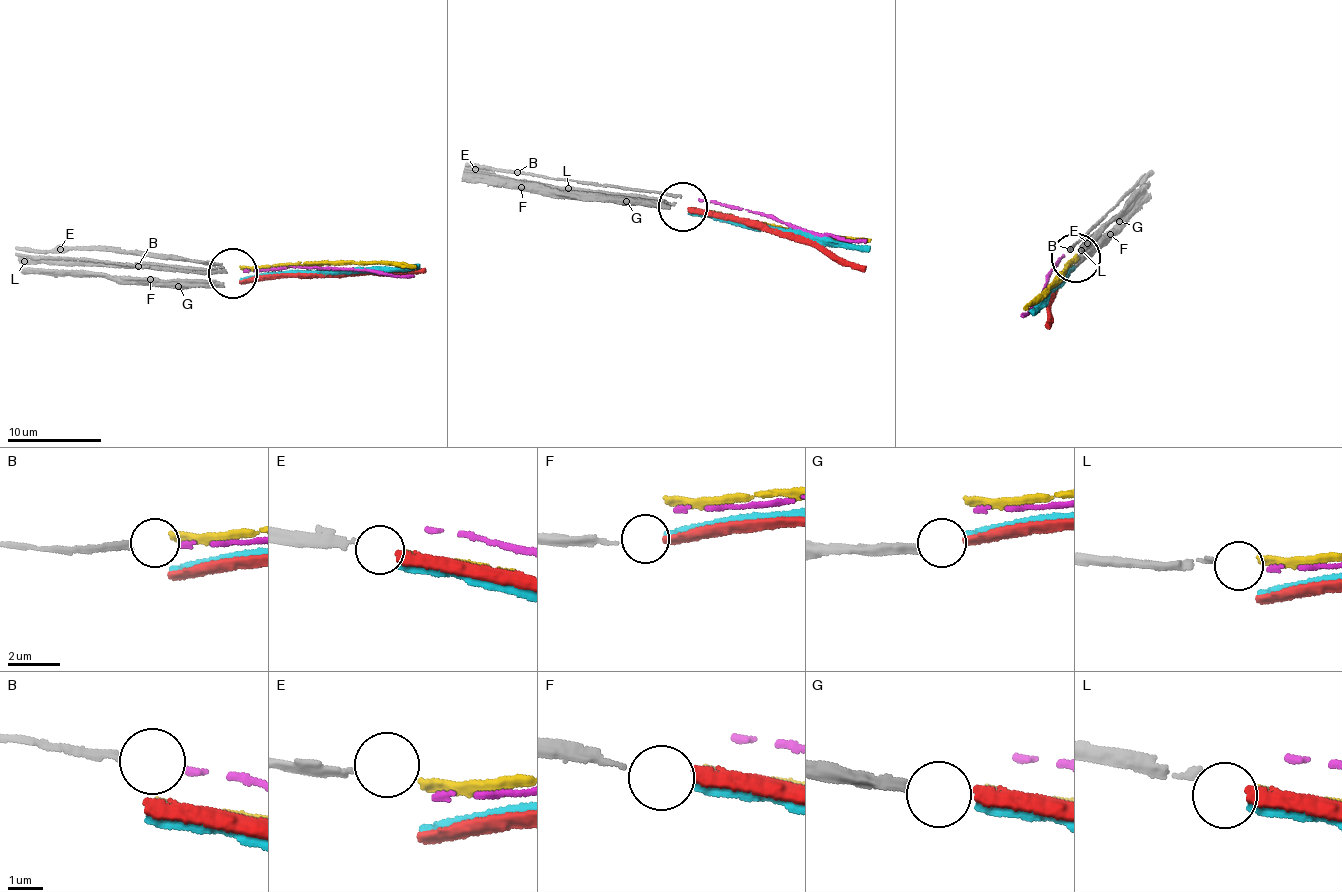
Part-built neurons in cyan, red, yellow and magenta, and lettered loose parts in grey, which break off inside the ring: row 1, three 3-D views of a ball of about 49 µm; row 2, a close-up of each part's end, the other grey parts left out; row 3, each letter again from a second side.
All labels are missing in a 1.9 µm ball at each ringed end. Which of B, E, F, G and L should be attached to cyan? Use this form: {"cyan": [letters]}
{"cyan": ["F"]}

